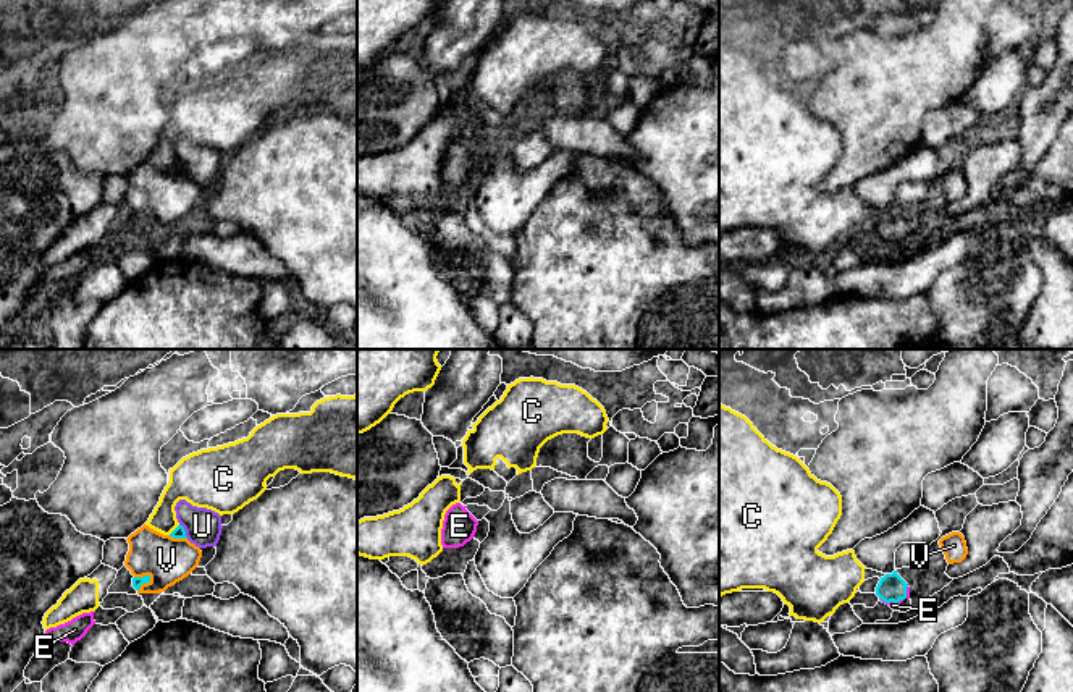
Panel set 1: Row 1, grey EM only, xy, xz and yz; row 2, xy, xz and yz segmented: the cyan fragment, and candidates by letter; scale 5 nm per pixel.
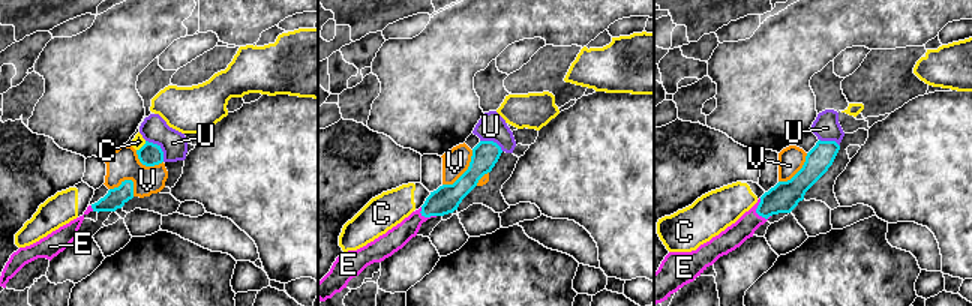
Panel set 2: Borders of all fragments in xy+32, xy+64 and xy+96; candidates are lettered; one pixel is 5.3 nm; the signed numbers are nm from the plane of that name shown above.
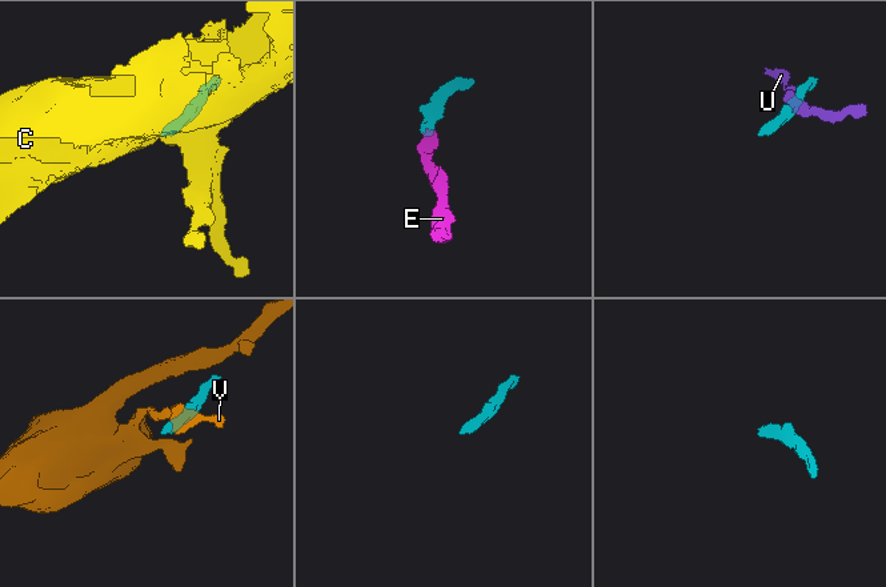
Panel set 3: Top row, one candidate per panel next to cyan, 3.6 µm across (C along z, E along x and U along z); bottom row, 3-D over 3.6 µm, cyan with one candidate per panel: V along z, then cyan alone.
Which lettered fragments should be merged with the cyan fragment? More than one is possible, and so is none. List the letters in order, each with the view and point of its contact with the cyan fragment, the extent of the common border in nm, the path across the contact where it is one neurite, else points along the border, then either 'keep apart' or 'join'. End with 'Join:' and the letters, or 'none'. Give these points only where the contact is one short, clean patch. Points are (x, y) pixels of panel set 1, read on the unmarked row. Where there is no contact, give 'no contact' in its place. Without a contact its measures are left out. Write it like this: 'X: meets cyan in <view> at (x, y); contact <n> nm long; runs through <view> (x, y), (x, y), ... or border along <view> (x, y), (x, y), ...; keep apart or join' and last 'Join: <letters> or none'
C: meets cyan in xy at (175, 167); contact 80 nm long; border along xy (178, 162), (168, 172); keep apart
E: meets cyan in yz at (891, 238); contact 120 nm long; runs through yz (891, 225), (891, 238), (892, 243); join
U: meets cyan in xy at (185, 168); contact 80 nm long; border along xy (180, 162), (188, 175); keep apart
V: meets cyan in xy at (144, 220); contact 110 nm long; border along xy (149, 212), (149, 217), (138, 228); keep apart
Join: E

